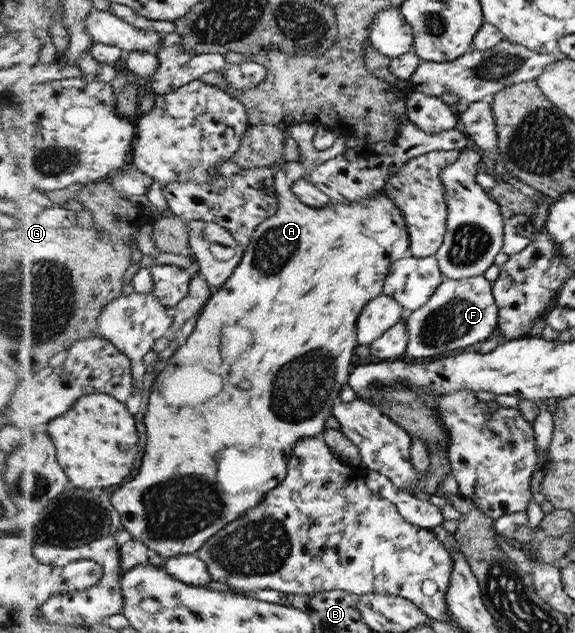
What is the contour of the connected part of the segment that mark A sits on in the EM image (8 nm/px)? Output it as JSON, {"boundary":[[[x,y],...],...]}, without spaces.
{"boundary":[[[306,120],[300,123],[285,124],[285,132],[298,143],[300,162],[286,162],[275,172],[275,189],[278,197],[278,210],[263,222],[254,234],[252,244],[246,248],[246,252],[240,266],[234,276],[221,288],[215,289],[213,297],[200,314],[196,329],[190,335],[187,343],[179,347],[171,357],[168,366],[162,370],[153,383],[151,395],[152,404],[150,412],[146,416],[148,424],[148,448],[146,448],[146,460],[140,470],[140,478],[128,482],[122,490],[113,494],[112,500],[121,517],[121,523],[136,539],[143,540],[153,552],[157,552],[166,560],[183,555],[196,554],[212,537],[215,537],[231,522],[240,520],[250,509],[256,508],[266,500],[270,490],[276,488],[285,480],[290,456],[297,442],[304,437],[313,437],[324,432],[326,418],[330,416],[330,410],[336,403],[334,400],[340,396],[340,390],[344,388],[348,376],[350,376],[350,358],[354,356],[356,348],[357,320],[362,309],[373,298],[384,293],[385,278],[389,276],[392,264],[400,258],[408,255],[409,232],[405,215],[387,194],[376,193],[367,199],[351,203],[330,202],[323,209],[314,209],[306,206],[301,199],[291,190],[291,184],[299,178],[307,178],[309,173],[320,164],[336,158],[346,150],[346,138],[339,136],[332,148],[324,152],[318,152],[314,146],[314,137],[318,125]]]}

